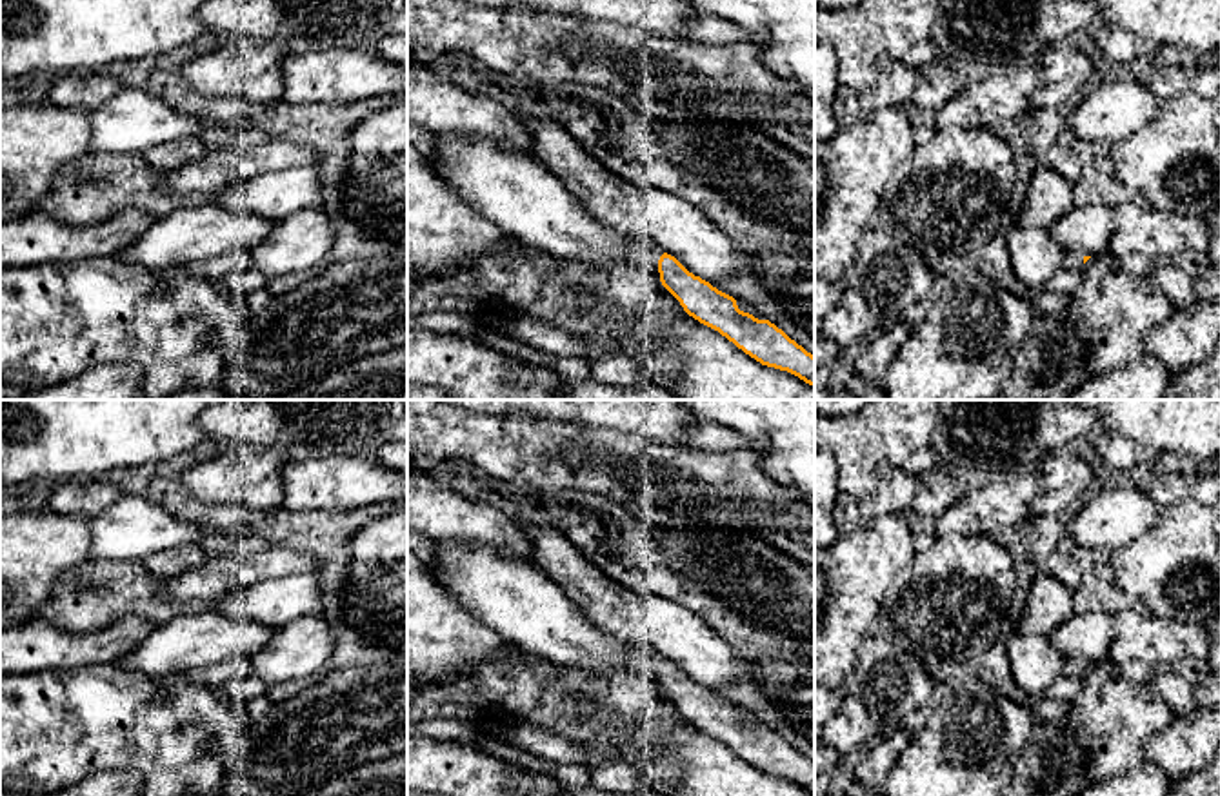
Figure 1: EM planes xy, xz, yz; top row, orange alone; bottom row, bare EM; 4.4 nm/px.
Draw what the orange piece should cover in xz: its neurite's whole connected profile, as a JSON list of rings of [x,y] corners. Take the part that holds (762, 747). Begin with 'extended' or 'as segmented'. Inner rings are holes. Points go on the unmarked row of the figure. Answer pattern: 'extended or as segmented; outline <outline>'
extended; outline [[[633,645],[635,671],[658,671],[662,692],[700,731],[718,738],[762,772],[787,778],[815,794],[815,763],[769,727],[738,716],[736,707],[689,680],[675,663],[649,645]]]

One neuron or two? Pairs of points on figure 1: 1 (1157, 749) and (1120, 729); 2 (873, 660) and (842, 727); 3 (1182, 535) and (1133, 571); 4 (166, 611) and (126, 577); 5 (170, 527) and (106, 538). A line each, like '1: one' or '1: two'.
1: two
2: one
3: one
4: one
5: one

